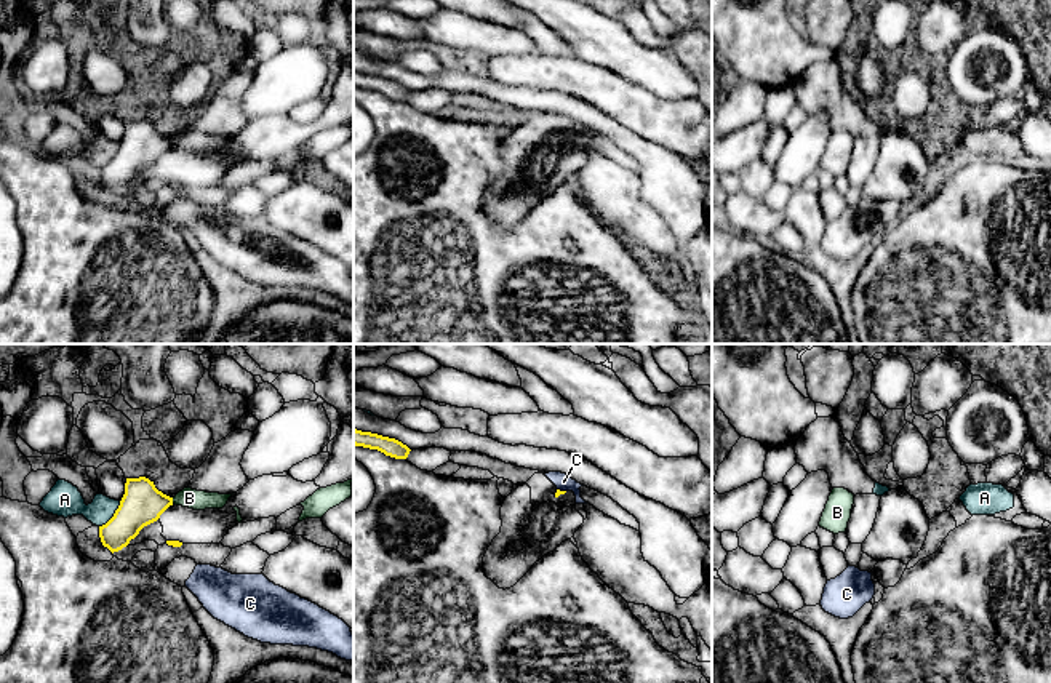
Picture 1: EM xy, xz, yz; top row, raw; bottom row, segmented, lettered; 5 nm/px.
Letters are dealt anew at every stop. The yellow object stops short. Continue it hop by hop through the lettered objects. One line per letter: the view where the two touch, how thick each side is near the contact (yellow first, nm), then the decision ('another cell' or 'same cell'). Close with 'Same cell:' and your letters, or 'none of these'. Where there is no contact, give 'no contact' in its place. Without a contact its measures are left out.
A: meets yellow in xy; 200 nm thick on the yellow side, 150 nm on the other; another cell
B: meets yellow in xy; 200 nm thick on the yellow side, 100 nm on the other; another cell
C: meets yellow in xz; 20 nm thick on the yellow side, 90 nm on the other; another cell
Same cell: none of these

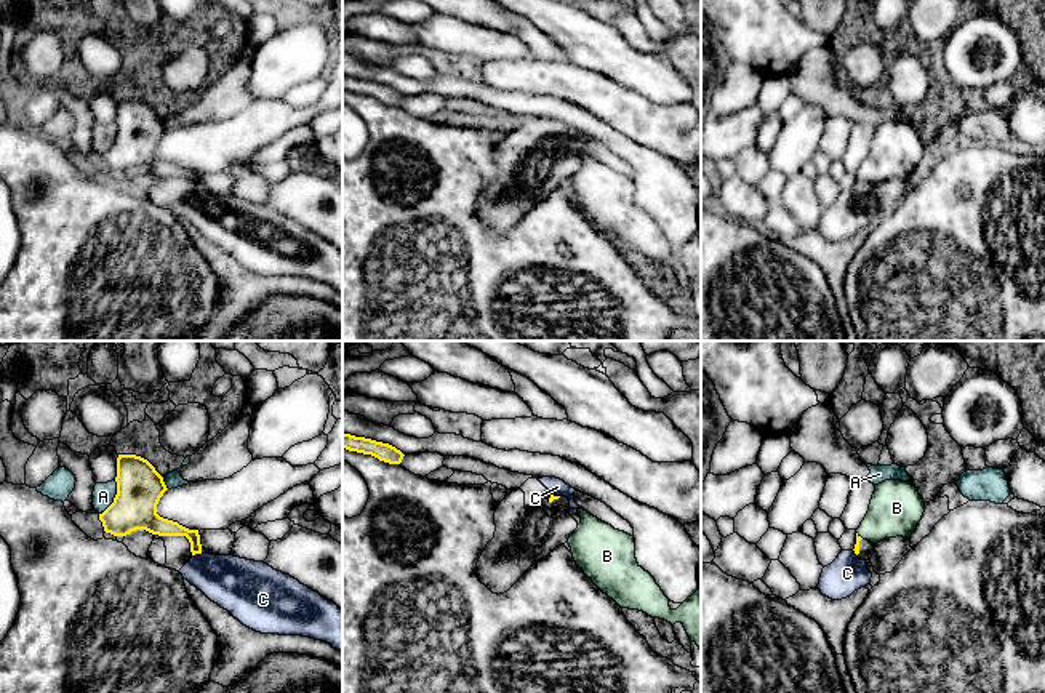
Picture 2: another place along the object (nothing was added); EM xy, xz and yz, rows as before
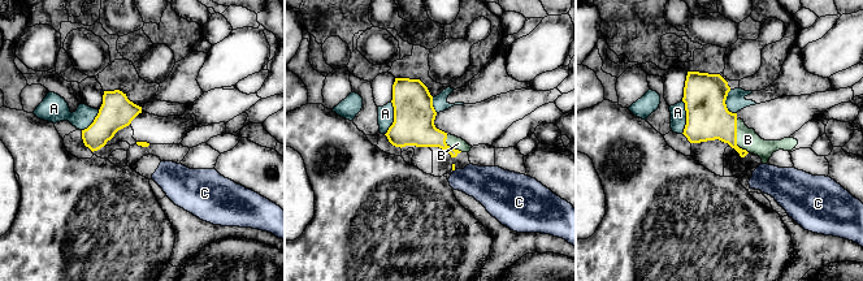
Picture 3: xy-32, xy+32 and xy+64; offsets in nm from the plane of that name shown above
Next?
A: meets yellow in xy; 240 nm thick on the yellow side, 110 nm on the other; another cell
B: meets yellow in yz; 30 nm thick on the yellow side, 260 nm on the other; same cell
C: meets yellow in xy; 100 nm thick on the yellow side, 260 nm on the other; another cell
Same cell: B

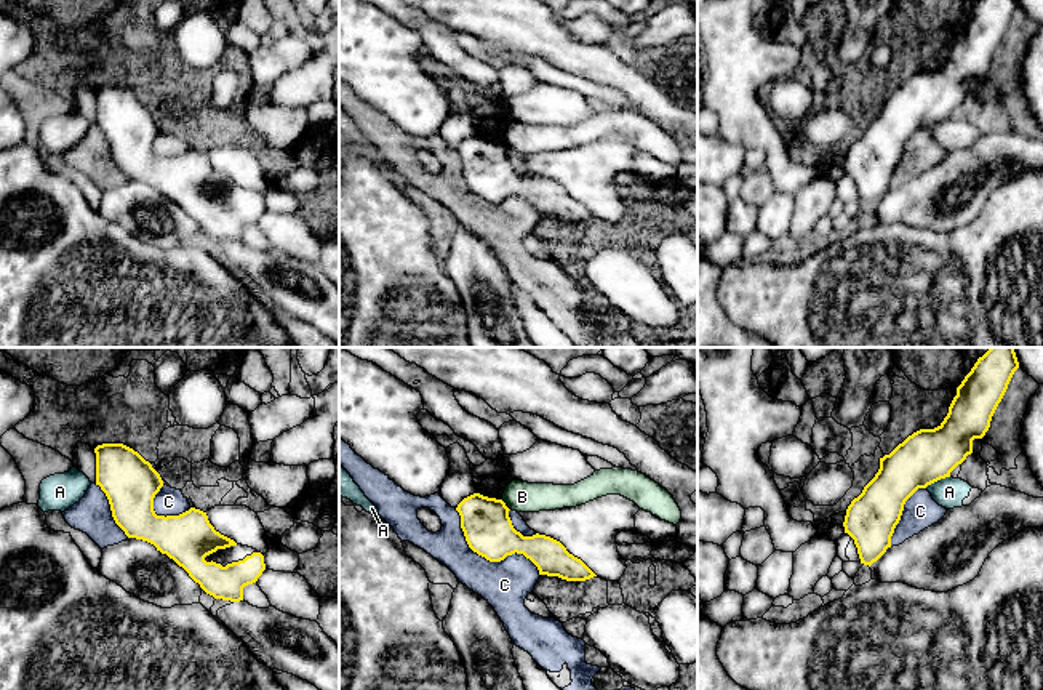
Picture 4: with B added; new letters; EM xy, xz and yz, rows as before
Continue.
A: meets yellow in yz; 280 nm thick on the yellow side, 150 nm on the other; another cell
B: meets yellow in xz; 240 nm thick on the yellow side, 160 nm on the other; another cell
C: meets yellow in xz; 240 nm thick on the yellow side, 240 nm on the other; another cell
Same cell: none of these

